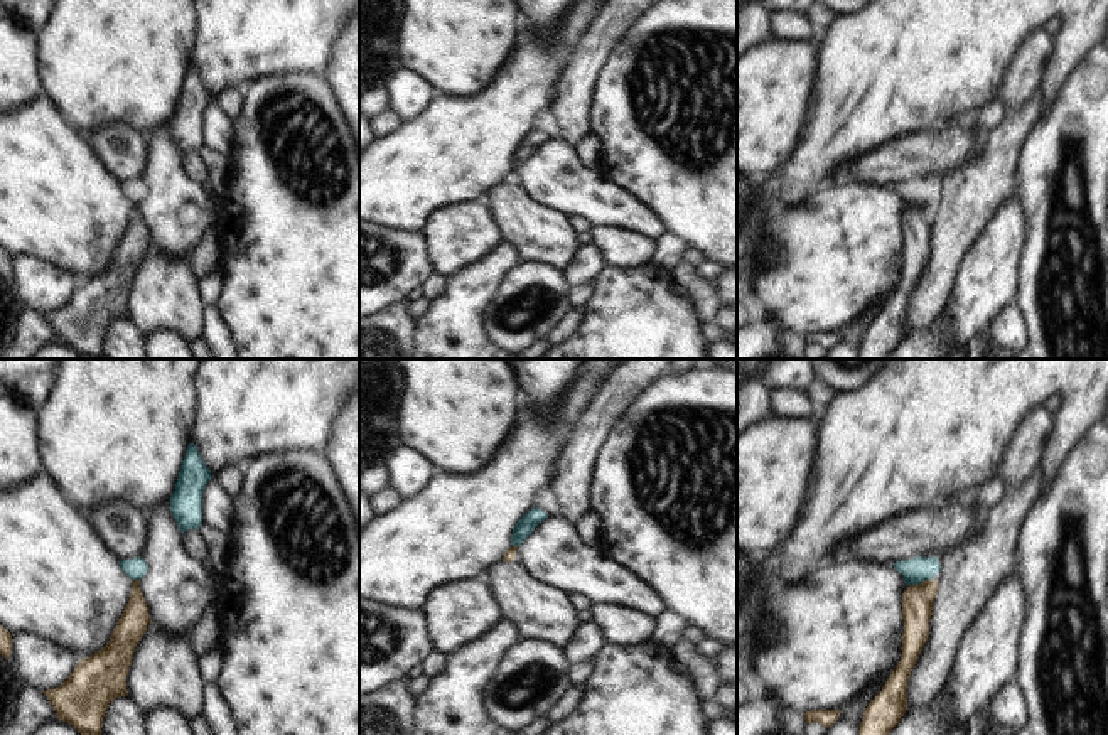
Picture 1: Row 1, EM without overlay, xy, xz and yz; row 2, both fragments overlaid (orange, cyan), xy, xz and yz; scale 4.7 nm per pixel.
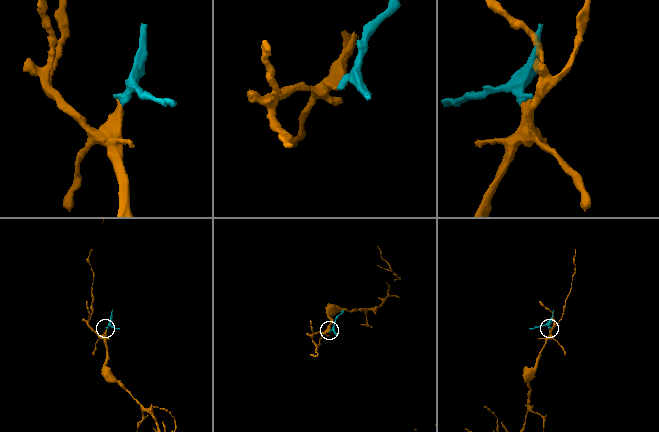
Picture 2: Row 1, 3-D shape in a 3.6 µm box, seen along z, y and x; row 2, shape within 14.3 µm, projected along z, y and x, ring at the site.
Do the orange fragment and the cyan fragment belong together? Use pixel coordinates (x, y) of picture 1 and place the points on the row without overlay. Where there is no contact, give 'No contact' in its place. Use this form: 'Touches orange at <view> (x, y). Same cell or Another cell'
Touches orange at yz (919, 206). Same cell.

